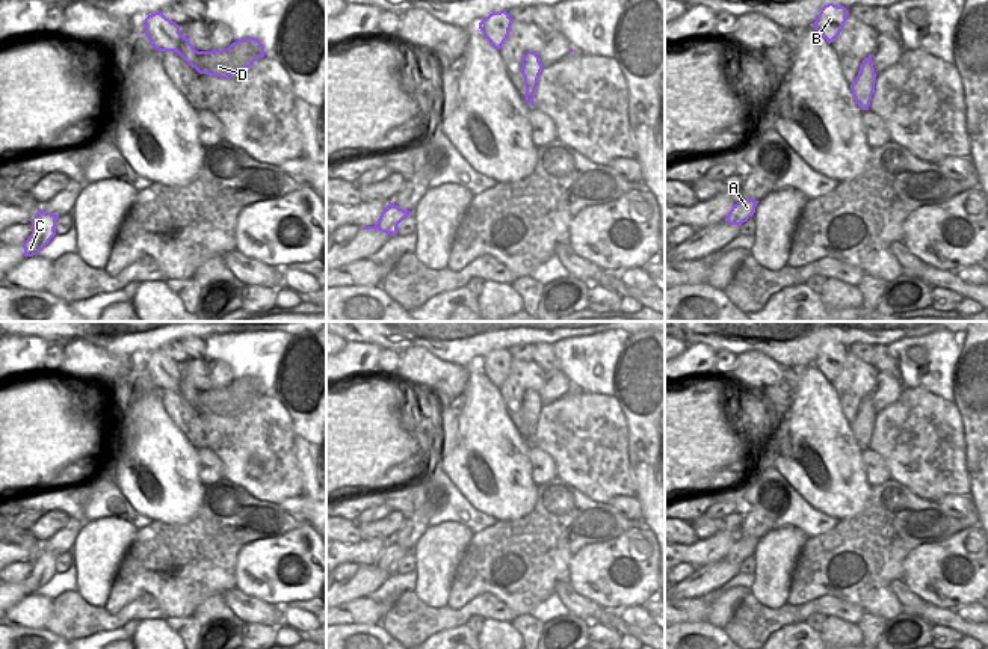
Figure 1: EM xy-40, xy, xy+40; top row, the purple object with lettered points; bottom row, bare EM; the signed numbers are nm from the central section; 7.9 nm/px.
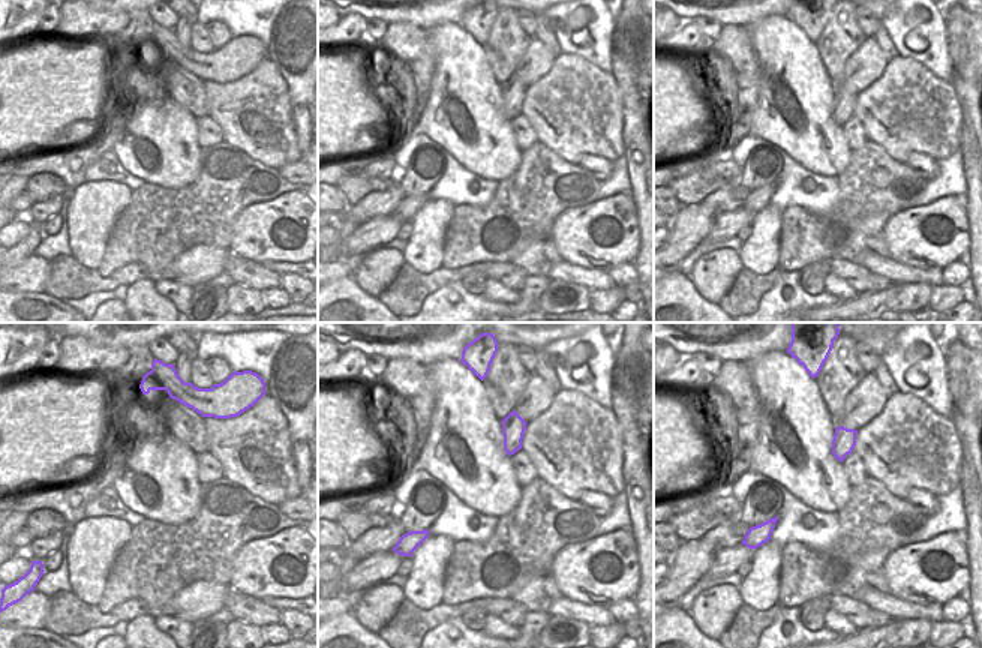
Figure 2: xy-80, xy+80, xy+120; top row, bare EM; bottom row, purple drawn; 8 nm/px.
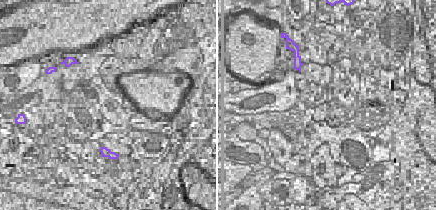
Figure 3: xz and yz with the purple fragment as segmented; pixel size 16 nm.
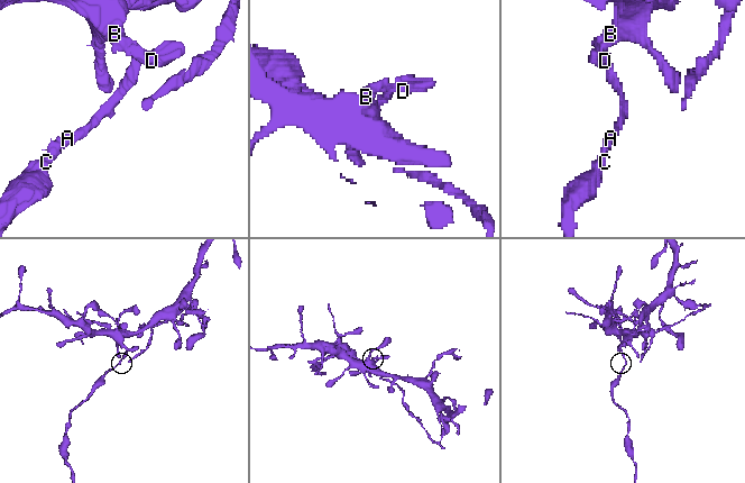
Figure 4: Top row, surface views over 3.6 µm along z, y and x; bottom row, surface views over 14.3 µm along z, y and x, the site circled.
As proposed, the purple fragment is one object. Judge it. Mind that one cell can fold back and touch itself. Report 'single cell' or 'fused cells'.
fused cells

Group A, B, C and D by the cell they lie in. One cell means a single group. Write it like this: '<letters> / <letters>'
A C / B D

